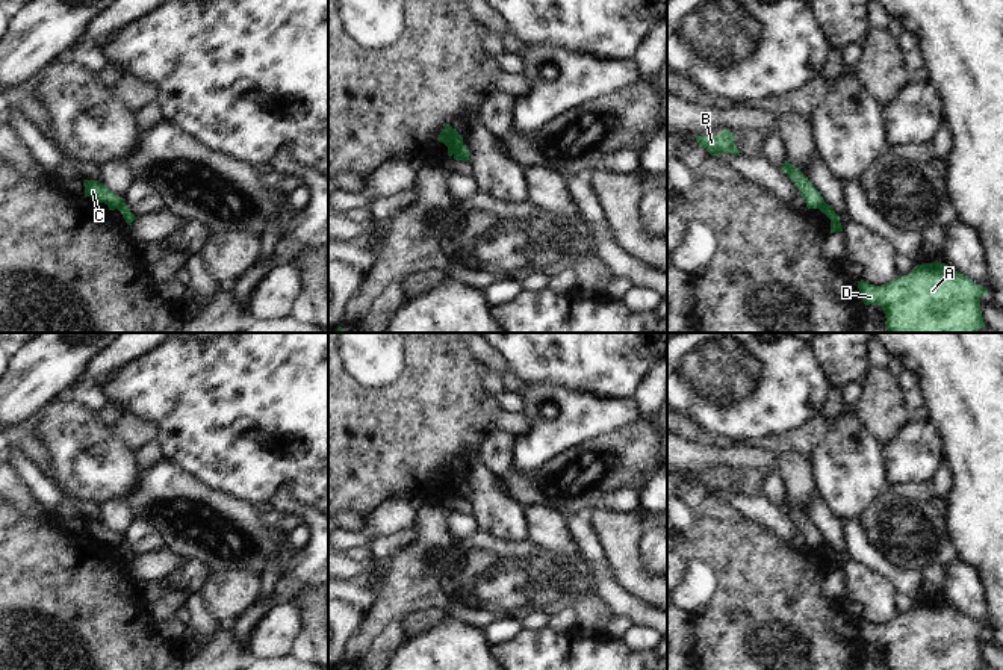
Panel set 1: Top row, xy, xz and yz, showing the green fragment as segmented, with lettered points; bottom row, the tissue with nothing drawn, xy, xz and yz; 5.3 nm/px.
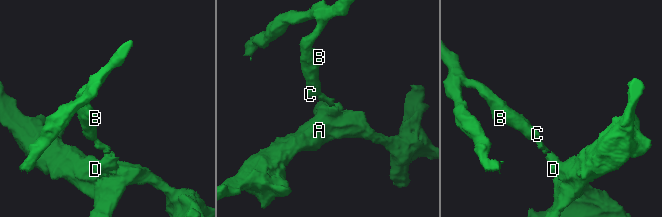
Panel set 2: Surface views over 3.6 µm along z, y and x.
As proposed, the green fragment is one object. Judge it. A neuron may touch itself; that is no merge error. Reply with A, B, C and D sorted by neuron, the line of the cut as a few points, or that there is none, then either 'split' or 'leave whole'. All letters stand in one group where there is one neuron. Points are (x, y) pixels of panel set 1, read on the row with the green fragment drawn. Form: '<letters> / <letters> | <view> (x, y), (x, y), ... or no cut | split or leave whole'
A D / B C | xz (462, 144), (453, 153) | split

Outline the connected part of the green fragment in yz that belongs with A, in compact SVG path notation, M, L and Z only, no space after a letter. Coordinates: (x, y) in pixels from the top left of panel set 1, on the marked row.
M938 260L917 265L908 275L897 275L882 286L858 281L865 306L879 304L890 333L976 333L985 327L980 296L988 289Z

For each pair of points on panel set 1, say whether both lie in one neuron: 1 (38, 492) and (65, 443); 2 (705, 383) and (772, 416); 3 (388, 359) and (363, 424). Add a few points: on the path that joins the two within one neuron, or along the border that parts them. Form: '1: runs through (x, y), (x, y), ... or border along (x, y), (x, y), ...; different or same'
1: border along (52, 480), (61, 487); different
2: runs through (722, 383), (746, 390), (755, 400); same
3: border along (345, 372), (360, 386), (378, 390); different

